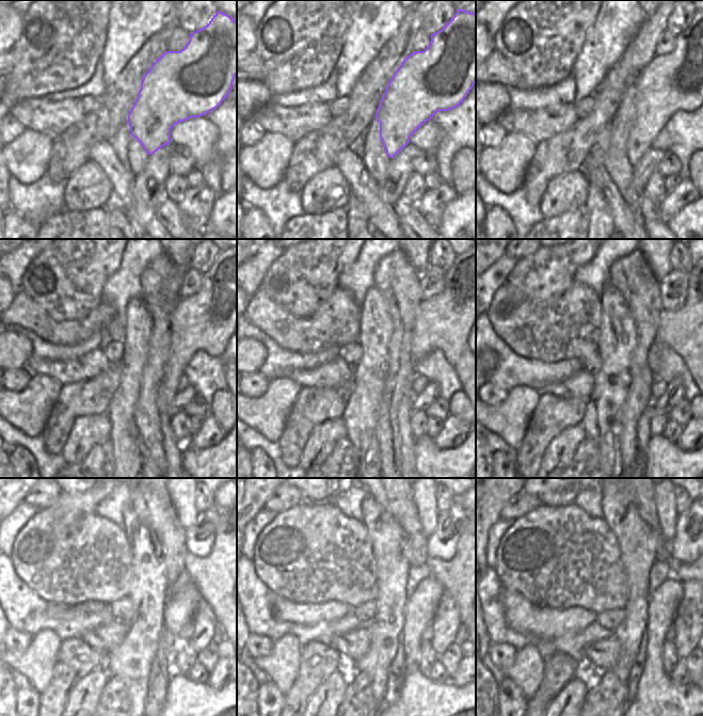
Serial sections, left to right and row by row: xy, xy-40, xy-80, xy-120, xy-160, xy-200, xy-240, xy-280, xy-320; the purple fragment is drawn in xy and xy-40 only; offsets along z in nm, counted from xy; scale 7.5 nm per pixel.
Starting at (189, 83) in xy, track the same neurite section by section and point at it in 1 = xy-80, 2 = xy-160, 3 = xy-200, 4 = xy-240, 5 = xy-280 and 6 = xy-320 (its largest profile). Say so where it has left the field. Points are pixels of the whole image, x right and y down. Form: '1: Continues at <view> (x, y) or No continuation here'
1: Continues at xy-80 (682, 80)
2: Continues at xy-160 (444, 322)
3: Continues at xy-200 (687, 331)
4: Continues at xy-240 (214, 575)
5: Continues at xy-280 (453, 575)
6: Continues at xy-320 (681, 571).

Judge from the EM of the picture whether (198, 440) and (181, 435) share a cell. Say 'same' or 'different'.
different

